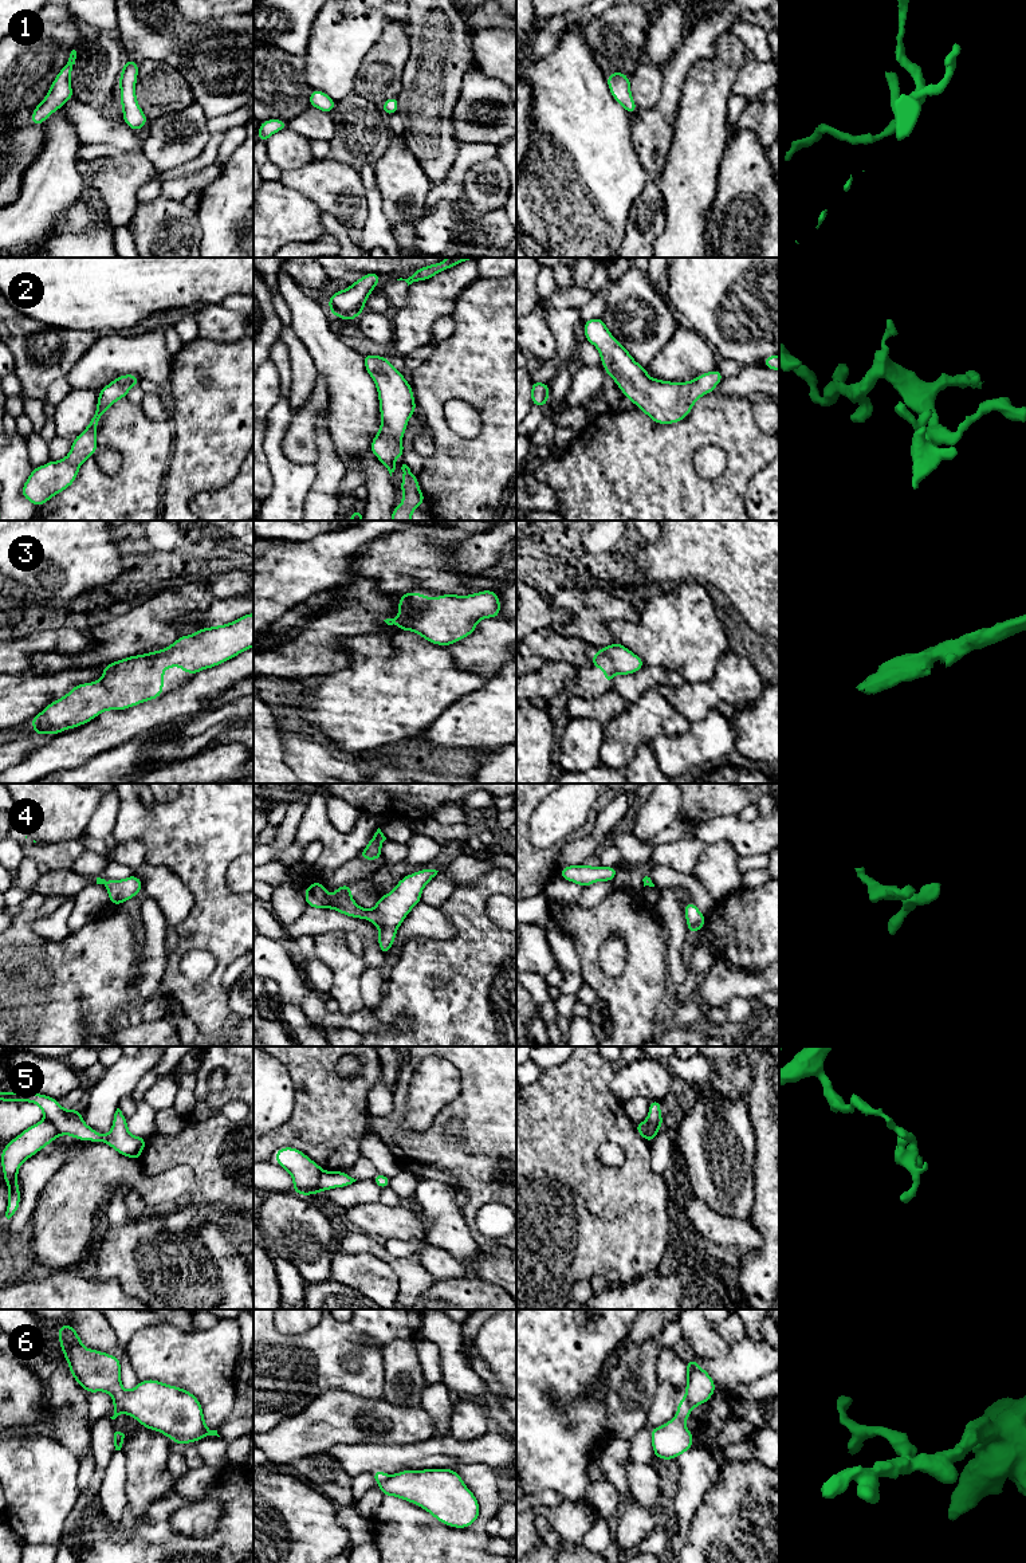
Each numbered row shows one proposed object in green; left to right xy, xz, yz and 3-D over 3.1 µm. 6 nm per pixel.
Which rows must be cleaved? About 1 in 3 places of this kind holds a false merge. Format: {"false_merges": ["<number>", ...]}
{"false_merges": ["5", "6"]}

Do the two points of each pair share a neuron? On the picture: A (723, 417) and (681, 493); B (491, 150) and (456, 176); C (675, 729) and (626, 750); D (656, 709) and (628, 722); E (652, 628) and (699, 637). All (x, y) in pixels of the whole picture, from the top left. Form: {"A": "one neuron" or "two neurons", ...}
{"A": "one neuron", "B": "one neuron", "C": "one neuron", "D": "one neuron", "E": "one neuron"}

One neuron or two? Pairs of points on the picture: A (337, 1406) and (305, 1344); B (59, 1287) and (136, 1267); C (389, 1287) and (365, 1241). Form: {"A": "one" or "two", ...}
{"A": "two", "B": "two", "C": "two"}

